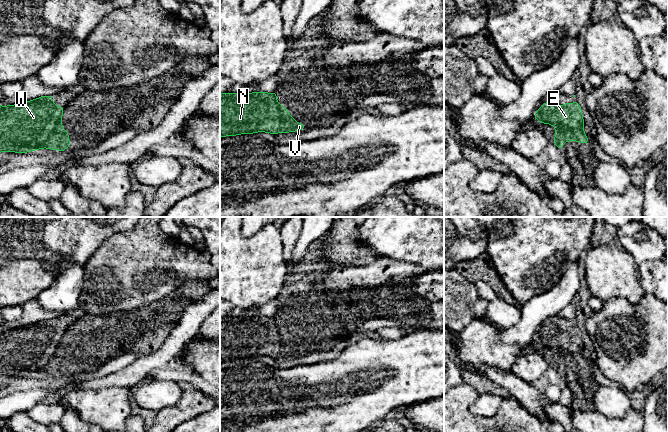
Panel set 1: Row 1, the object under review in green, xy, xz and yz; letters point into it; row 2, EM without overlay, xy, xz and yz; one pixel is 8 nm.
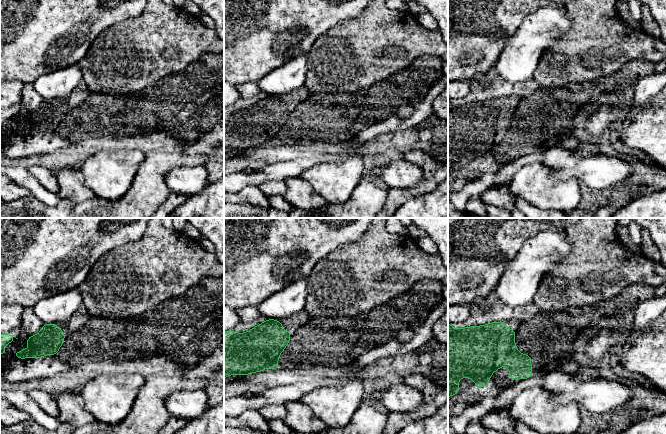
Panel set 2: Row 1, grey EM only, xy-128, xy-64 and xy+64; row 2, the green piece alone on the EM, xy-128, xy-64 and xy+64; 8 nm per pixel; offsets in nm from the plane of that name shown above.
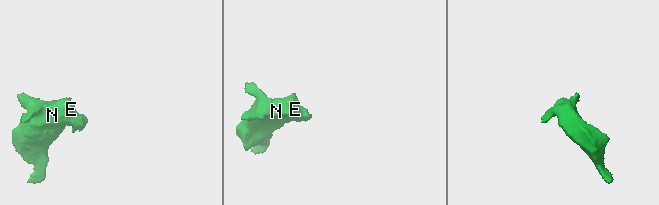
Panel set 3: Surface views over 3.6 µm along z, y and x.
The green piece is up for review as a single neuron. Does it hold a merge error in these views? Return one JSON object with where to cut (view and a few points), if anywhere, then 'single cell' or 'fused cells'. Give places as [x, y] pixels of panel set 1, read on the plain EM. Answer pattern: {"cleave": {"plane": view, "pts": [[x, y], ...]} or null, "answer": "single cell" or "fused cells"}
{"cleave": null, "answer": "single cell"}

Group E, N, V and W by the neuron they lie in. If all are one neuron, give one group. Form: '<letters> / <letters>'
E N V W

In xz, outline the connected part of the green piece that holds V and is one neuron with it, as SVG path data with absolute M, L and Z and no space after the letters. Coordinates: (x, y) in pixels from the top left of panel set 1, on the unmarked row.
M277 316L220 317L220 361L255 356L268 356L275 359L307 352L289 339L289 335L277 326L276 320Z

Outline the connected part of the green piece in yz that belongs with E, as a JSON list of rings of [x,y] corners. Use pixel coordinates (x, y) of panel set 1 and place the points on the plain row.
[[[546,325],[535,337],[534,342],[541,347],[551,348],[556,353],[553,367],[563,373],[565,365],[579,365],[588,368],[588,361],[584,357],[583,339],[581,331],[575,327],[567,327],[560,331]]]

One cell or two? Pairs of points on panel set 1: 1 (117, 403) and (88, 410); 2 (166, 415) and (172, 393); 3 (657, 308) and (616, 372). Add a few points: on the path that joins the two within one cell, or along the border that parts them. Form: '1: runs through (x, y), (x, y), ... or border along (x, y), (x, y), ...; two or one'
1: runs through (110, 407), (95, 407); one
2: border along (183, 390), (181, 398), (175, 404), (159, 411); two
3: runs through (657, 327), (650, 336), (647, 355), (635, 360); one

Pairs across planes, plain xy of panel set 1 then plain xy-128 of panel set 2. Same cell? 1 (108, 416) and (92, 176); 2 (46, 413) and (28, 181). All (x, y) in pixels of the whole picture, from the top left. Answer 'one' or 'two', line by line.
1: one
2: two

